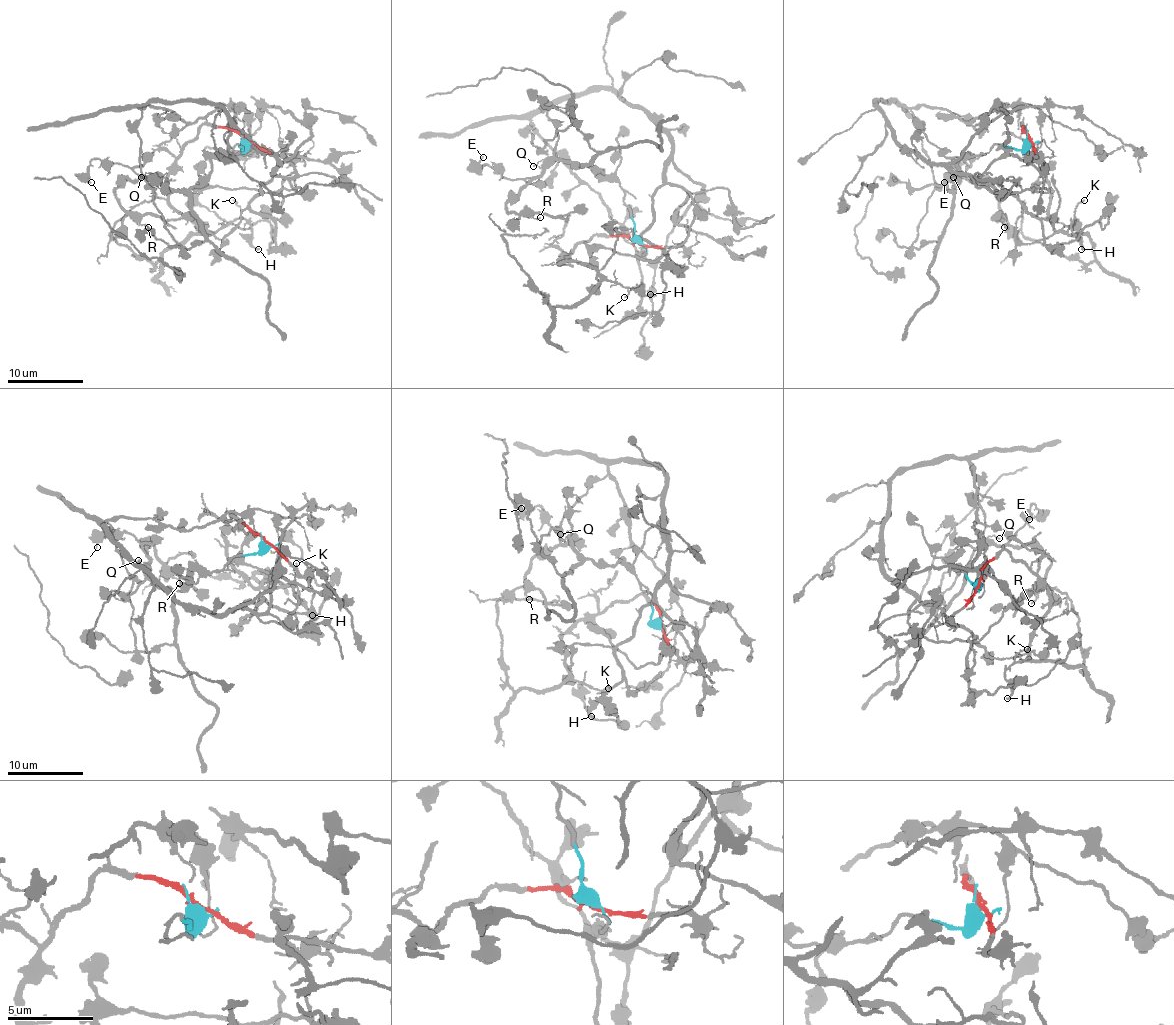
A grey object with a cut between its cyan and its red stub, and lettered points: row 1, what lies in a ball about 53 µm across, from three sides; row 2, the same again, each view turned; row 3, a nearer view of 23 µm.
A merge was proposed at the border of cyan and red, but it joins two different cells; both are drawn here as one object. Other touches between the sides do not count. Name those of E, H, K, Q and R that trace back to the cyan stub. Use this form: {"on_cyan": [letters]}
{"on_cyan": ["E", "Q", "R"]}

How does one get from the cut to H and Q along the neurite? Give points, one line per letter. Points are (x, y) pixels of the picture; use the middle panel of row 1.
H: (637, 242), (595, 235), (559, 261), (586, 261), (607, 279), (635, 288), (643, 284), (643, 294), (651, 294)
Q: (635, 242), (624, 193), (616, 182), (611, 182), (603, 174), (603, 170), (559, 161), (540, 161), (533, 166)

